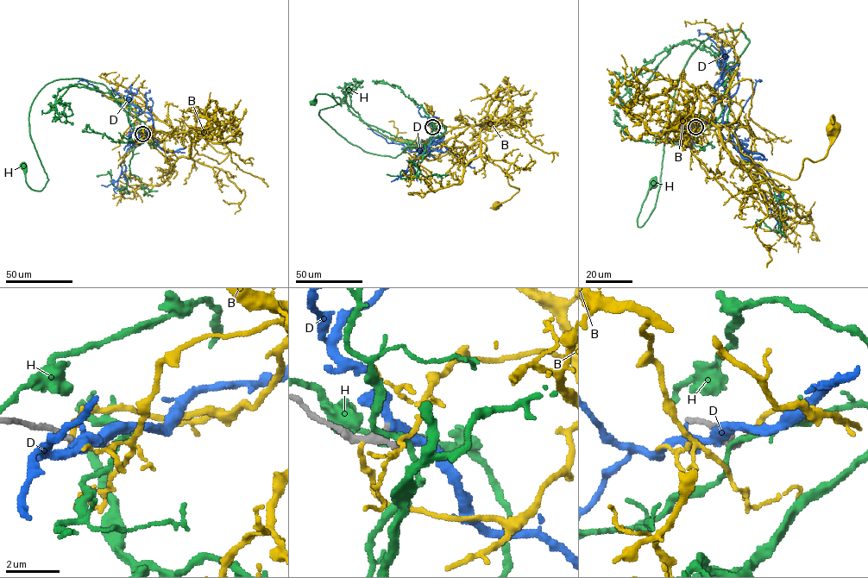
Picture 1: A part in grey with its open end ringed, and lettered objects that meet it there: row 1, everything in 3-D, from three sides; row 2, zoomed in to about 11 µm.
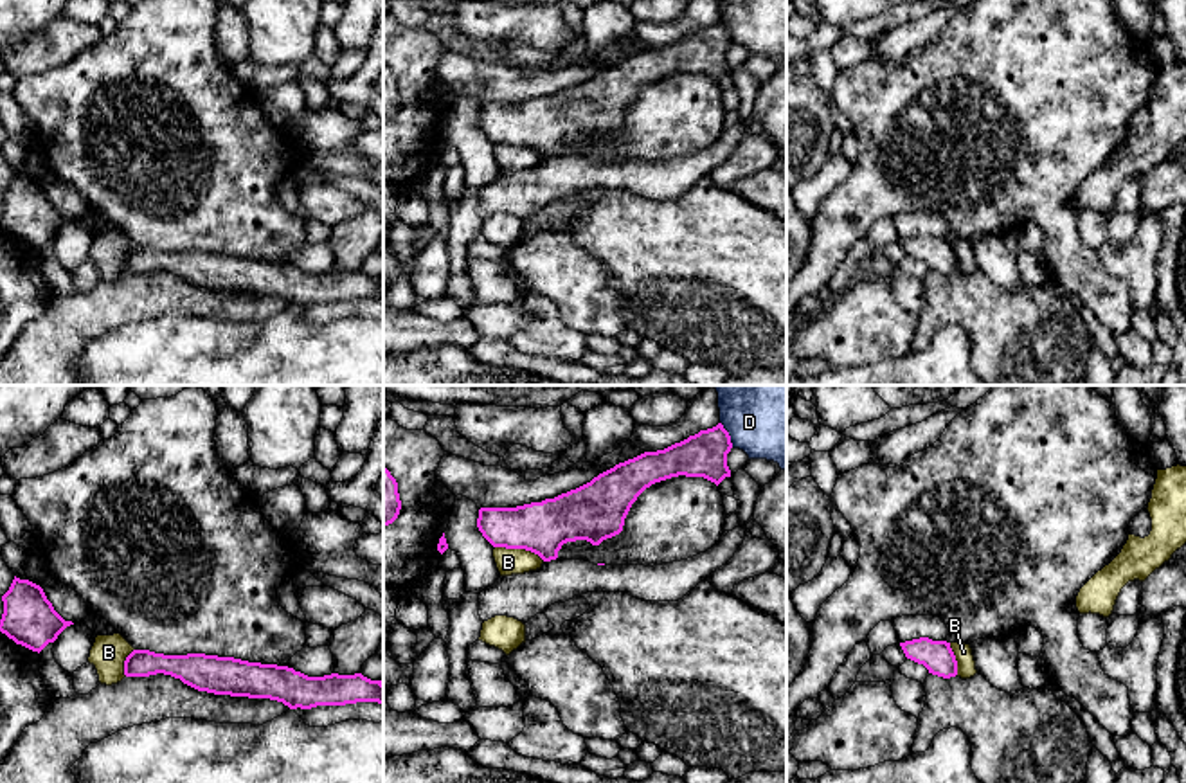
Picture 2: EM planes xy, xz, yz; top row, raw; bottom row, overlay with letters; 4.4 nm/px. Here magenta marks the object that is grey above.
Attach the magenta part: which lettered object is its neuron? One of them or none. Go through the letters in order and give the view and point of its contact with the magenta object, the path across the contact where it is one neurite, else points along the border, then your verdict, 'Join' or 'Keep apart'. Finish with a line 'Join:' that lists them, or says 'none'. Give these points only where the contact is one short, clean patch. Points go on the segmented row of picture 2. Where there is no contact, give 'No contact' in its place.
B: Touches magenta at xz (521, 548). Boundary: xz (495, 546), (524, 548), (544, 560). Keep apart
D: Touches magenta at xz (727, 434). Boundary: xz (720, 422), (733, 447). Keep apart
H: No contact. Keep apart
Join: none

